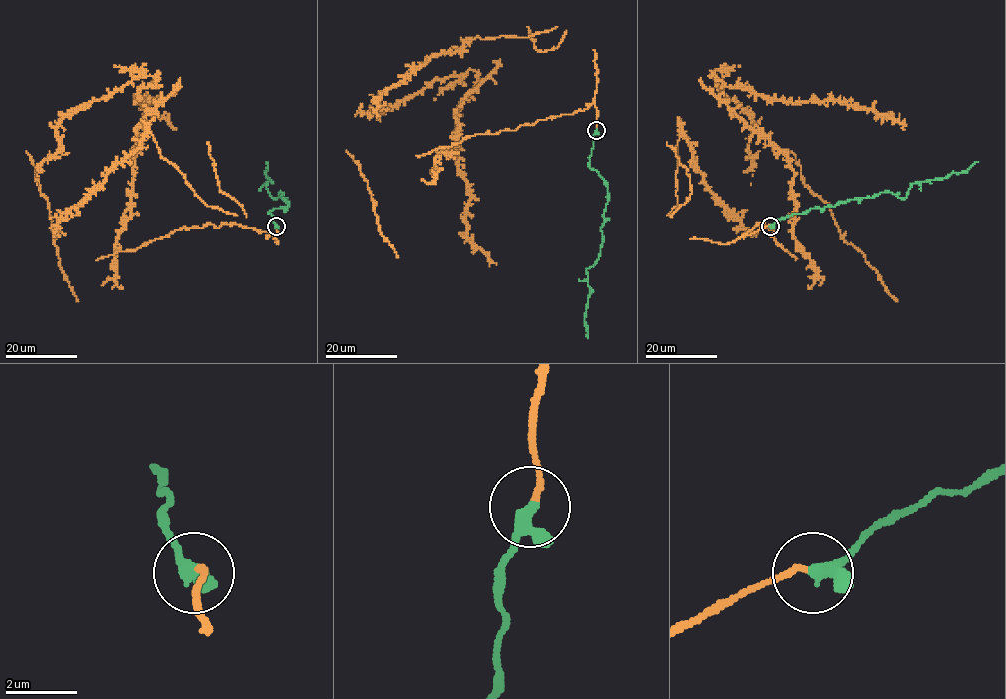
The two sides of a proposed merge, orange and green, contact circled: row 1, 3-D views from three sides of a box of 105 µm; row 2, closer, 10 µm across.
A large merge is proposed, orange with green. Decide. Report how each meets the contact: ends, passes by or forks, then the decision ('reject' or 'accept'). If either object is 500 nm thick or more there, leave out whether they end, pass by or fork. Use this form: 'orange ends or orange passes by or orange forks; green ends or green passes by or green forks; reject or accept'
orange ends; green passes by; accept

